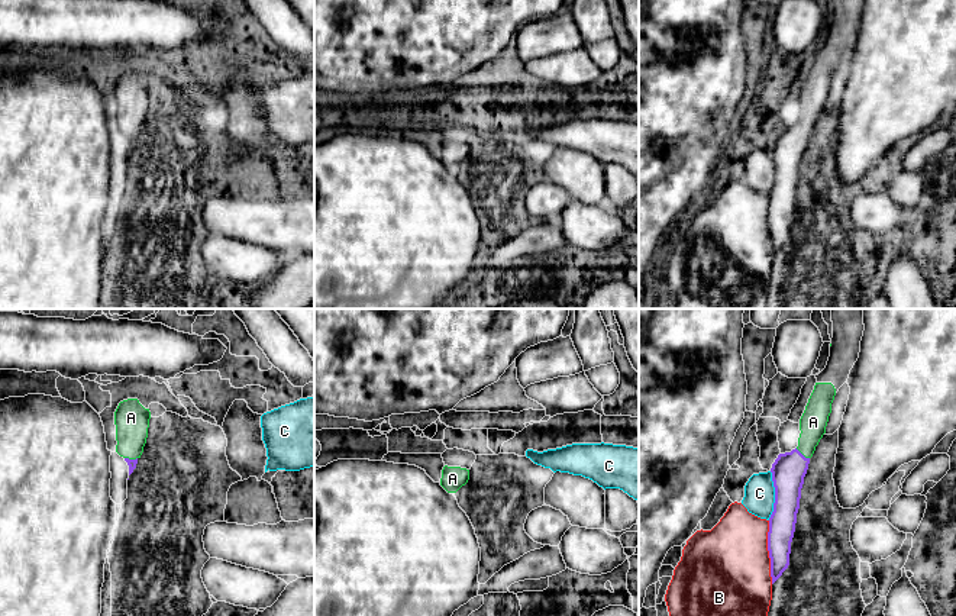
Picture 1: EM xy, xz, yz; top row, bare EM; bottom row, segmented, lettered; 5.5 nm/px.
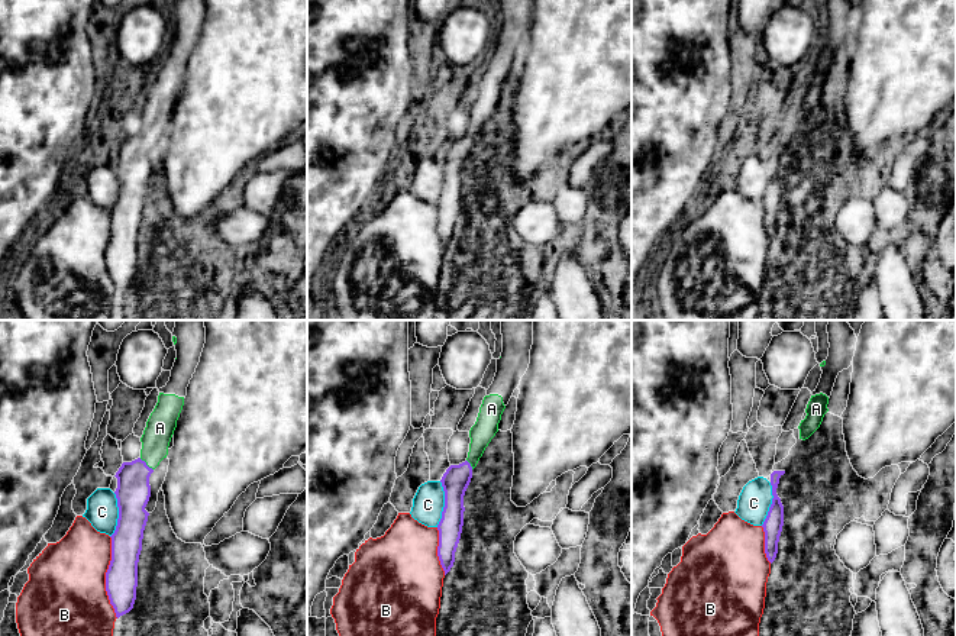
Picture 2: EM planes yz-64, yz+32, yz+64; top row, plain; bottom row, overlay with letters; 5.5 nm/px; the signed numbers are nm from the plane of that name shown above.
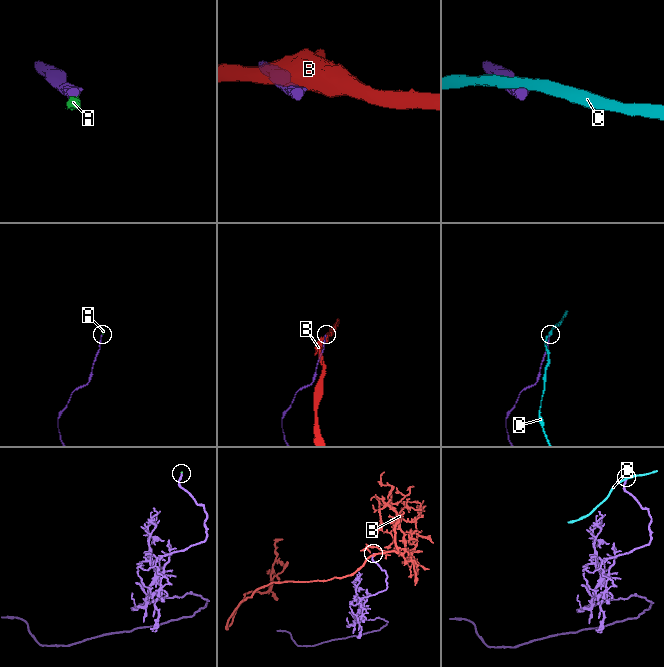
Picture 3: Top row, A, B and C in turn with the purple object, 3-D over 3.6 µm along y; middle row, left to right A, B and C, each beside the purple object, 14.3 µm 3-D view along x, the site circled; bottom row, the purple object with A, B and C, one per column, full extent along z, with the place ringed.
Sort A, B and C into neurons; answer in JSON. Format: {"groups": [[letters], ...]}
{"groups": [["A"], ["B", "C"]]}

